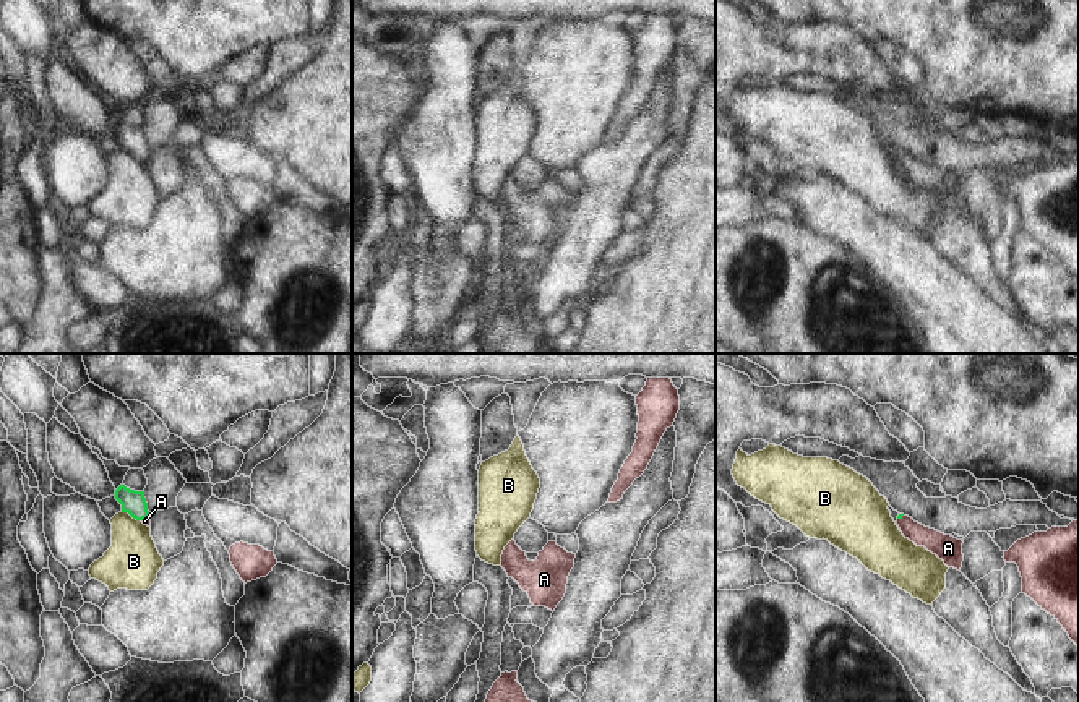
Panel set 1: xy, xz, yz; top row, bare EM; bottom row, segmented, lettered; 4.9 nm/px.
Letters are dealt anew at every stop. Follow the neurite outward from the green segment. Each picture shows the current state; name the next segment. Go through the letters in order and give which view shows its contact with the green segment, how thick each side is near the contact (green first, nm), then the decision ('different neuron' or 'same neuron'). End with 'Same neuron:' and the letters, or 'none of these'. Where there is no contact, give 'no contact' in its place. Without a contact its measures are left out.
A: meets green in xy; 120 nm thick on the green side, 30 nm on the other; same neuron
B: meets green in xy; 120 nm thick on the green side, 260 nm on the other; different neuron
Same neuron: A

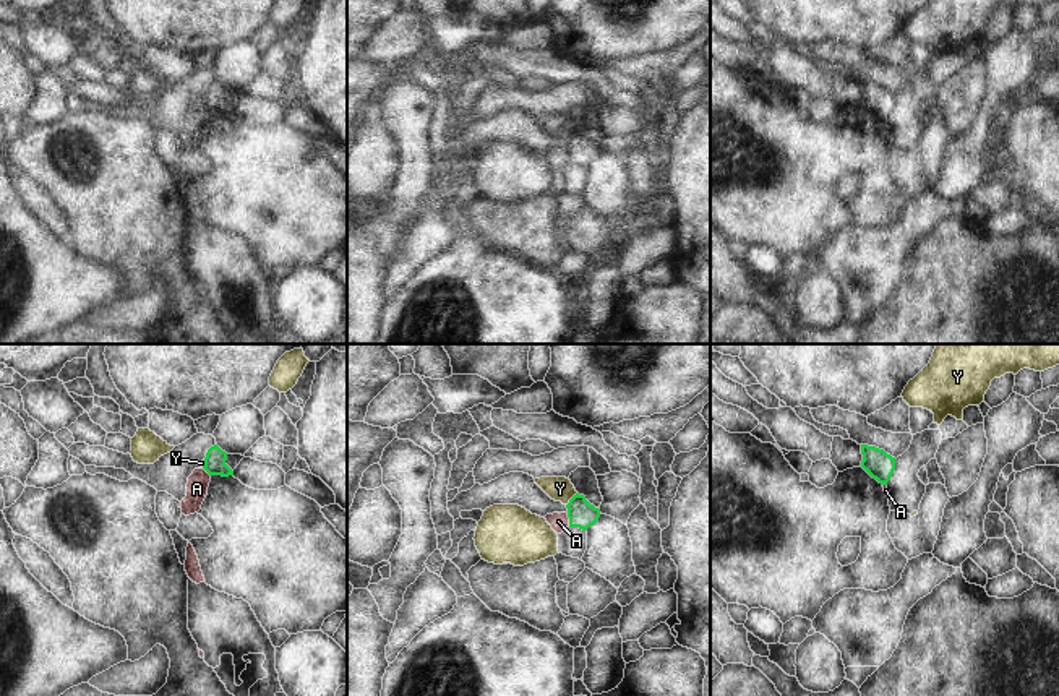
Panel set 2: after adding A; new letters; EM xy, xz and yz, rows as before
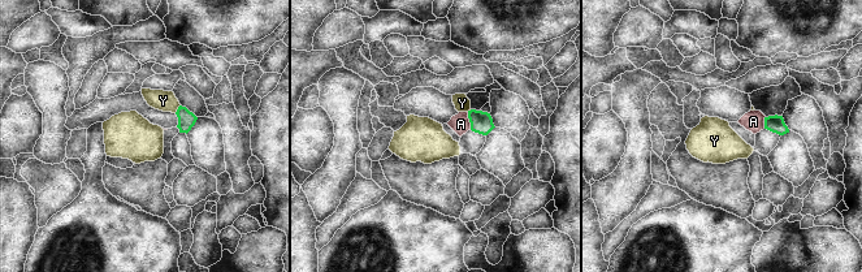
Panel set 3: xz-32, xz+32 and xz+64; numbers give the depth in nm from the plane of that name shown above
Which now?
A: meets green in xz; 140 nm thick on the green side, 90 nm on the other; different neuron
Y: meets green in xz; 140 nm thick on the green side, 130 nm on the other; different neuron
Same neuron: none of these

